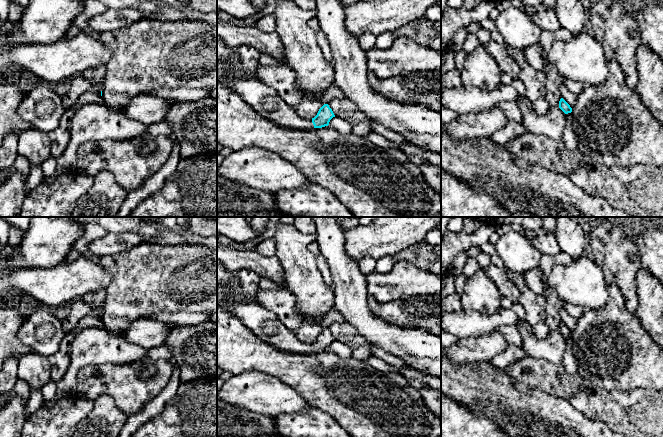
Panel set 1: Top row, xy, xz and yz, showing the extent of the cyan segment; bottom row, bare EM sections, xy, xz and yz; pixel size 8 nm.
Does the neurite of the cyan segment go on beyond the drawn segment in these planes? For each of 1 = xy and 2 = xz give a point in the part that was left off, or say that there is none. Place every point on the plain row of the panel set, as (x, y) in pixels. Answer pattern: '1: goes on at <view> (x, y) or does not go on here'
1: does not go on here
2: does not go on here

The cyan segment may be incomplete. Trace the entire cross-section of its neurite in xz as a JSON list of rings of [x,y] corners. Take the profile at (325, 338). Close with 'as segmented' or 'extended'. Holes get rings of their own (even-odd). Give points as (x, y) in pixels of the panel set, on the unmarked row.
[[[324,328],[318,335],[317,339],[312,342],[314,352],[322,352],[329,349],[330,344],[335,341],[332,333],[328,328]]]; as segmented

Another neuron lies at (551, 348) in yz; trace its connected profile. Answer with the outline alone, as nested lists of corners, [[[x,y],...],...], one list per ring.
[[[525,320],[515,325],[522,337],[522,347],[528,356],[553,364],[562,364],[565,352],[565,337],[559,332],[550,331],[543,339],[538,339],[532,326]]]

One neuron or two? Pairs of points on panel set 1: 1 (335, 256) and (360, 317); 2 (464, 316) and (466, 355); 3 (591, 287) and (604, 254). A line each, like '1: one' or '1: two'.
1: one
2: two
3: two

